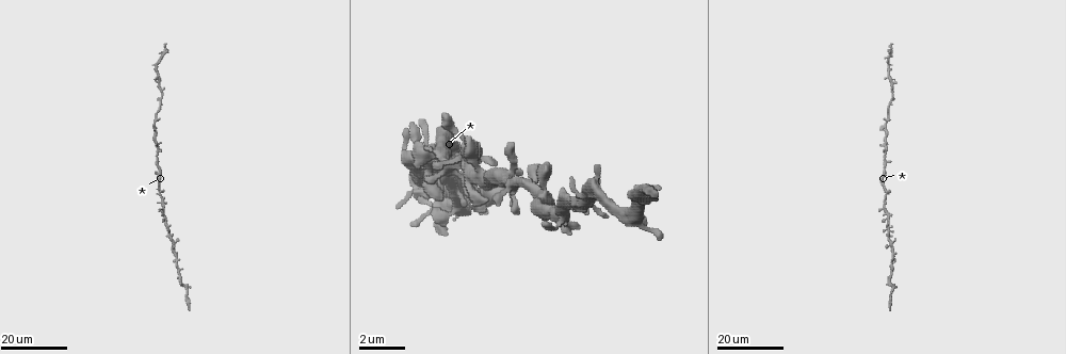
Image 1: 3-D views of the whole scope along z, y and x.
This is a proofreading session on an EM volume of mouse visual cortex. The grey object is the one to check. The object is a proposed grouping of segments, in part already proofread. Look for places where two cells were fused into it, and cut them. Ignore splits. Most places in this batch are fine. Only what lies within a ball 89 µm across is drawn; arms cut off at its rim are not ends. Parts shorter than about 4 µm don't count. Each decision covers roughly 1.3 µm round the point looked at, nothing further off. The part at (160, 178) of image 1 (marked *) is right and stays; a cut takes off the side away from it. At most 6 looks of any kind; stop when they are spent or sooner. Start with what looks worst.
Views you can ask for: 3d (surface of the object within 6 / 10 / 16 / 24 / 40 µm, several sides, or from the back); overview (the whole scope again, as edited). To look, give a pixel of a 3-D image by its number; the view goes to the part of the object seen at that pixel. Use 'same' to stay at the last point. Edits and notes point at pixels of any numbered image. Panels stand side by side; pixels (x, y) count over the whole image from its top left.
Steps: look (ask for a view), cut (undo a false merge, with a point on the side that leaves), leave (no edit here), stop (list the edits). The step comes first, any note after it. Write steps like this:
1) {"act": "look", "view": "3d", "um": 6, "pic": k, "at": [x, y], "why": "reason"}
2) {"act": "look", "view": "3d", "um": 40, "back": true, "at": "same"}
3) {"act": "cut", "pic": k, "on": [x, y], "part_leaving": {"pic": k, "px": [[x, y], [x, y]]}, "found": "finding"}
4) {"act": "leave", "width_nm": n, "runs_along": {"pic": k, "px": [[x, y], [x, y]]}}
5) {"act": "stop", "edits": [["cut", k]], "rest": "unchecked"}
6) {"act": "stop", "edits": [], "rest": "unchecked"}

{"act": "look", "view": "3d", "um": 16, "pic": 1, "at": [176, 272], "why": "three-way junction"}

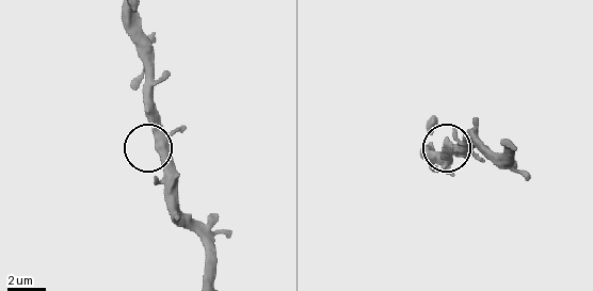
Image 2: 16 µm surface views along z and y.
{"act": "look", "view": "3d", "um": 6, "pic": 2, "at": [457, 151], "why": "closer look"}

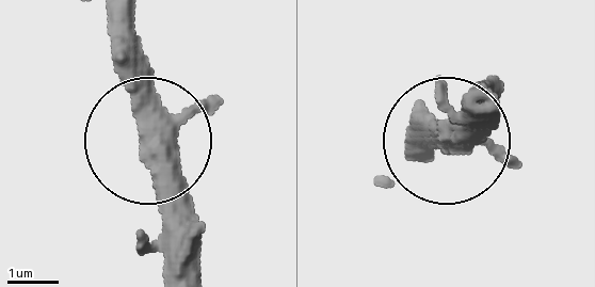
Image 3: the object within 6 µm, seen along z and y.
{"act": "leave", "width_nm": 390, "runs_along": {"pic": 3, "px": [[409, 143], [448, 143], [473, 117]]}, "found": "all the same cell"}

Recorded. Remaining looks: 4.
{"act": "look", "view": "3d", "um": 24, "pic": 1, "at": [889, 78]}

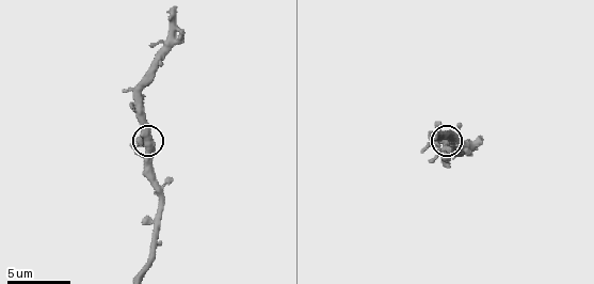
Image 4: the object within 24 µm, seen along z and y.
{"act": "look", "view": "3d", "um": 10, "pic": 4, "at": [151, 141]}

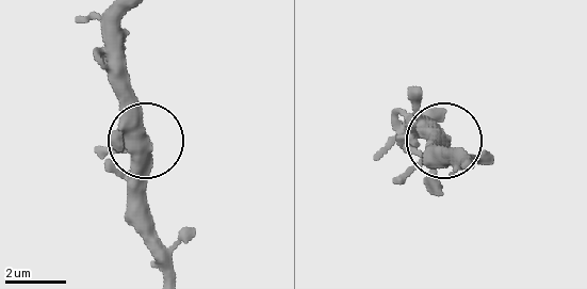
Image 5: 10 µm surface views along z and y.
{"act": "look", "view": "3d", "um": 10, "back": true, "pic": 5, "at": [142, 139]}

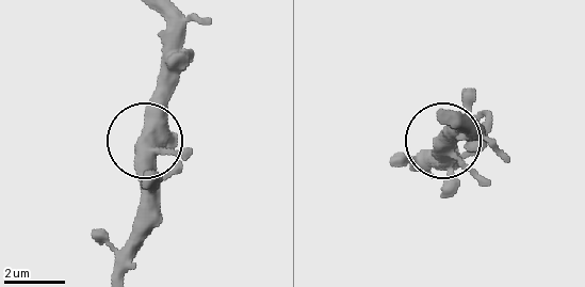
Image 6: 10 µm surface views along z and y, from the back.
{"act": "leave", "arms": 3, "runs_along": {"pic": 6, "px": [[125, 266], [163, 46]]}, "found": "one cell here"}

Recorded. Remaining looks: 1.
{"act": "stop", "edits": [], "rest": "unchecked"}

